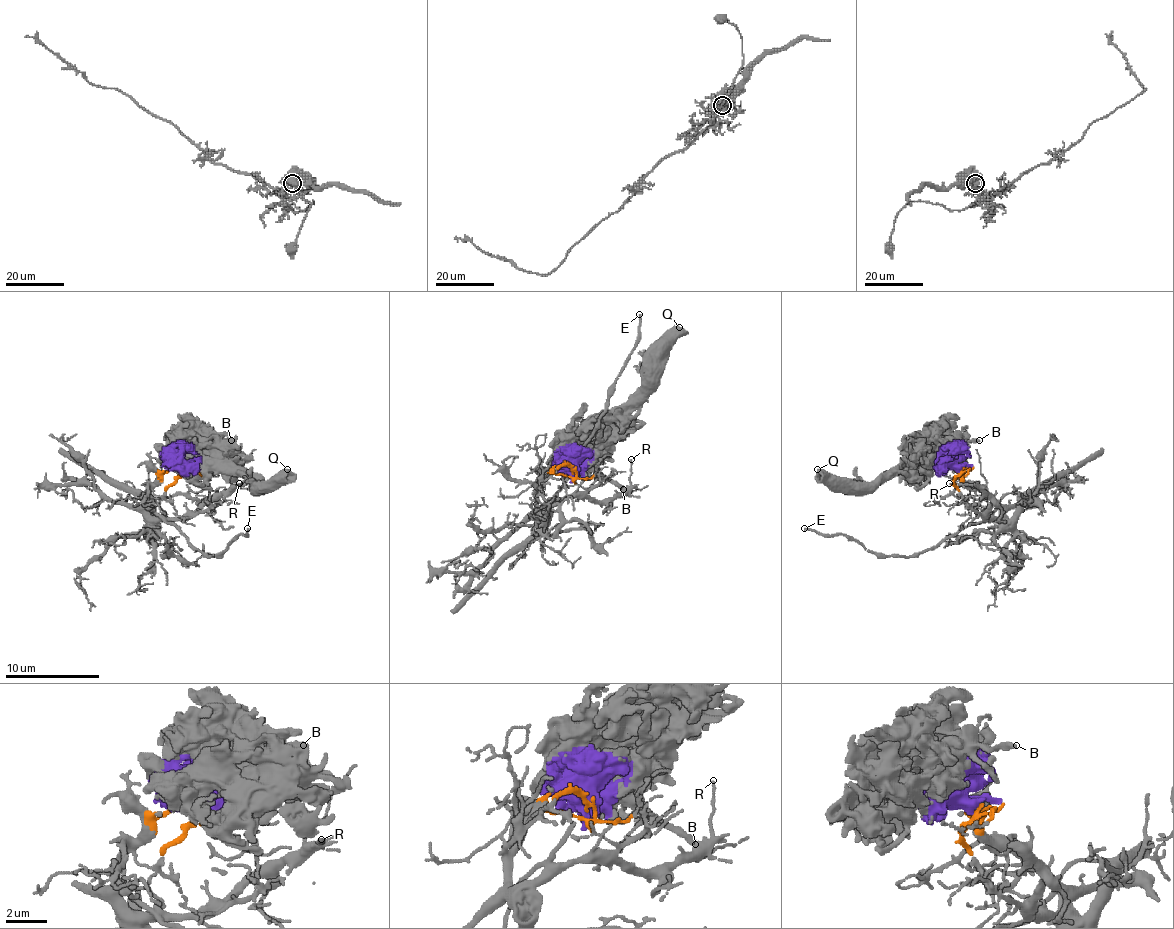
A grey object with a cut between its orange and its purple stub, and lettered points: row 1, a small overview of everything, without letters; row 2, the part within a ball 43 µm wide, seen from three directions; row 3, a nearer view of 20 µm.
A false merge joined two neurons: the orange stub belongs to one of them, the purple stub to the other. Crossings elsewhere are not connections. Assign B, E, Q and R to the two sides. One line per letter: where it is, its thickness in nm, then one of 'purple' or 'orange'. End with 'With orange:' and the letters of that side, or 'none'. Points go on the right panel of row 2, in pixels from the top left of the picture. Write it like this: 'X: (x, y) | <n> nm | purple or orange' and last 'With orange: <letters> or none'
B: (979, 440) | 300 nm | purple
E: (804, 528) | 180 nm | orange
Q: (817, 469) | 550 nm | purple
R: (949, 483) | 120 nm | orange
With orange: E, R

